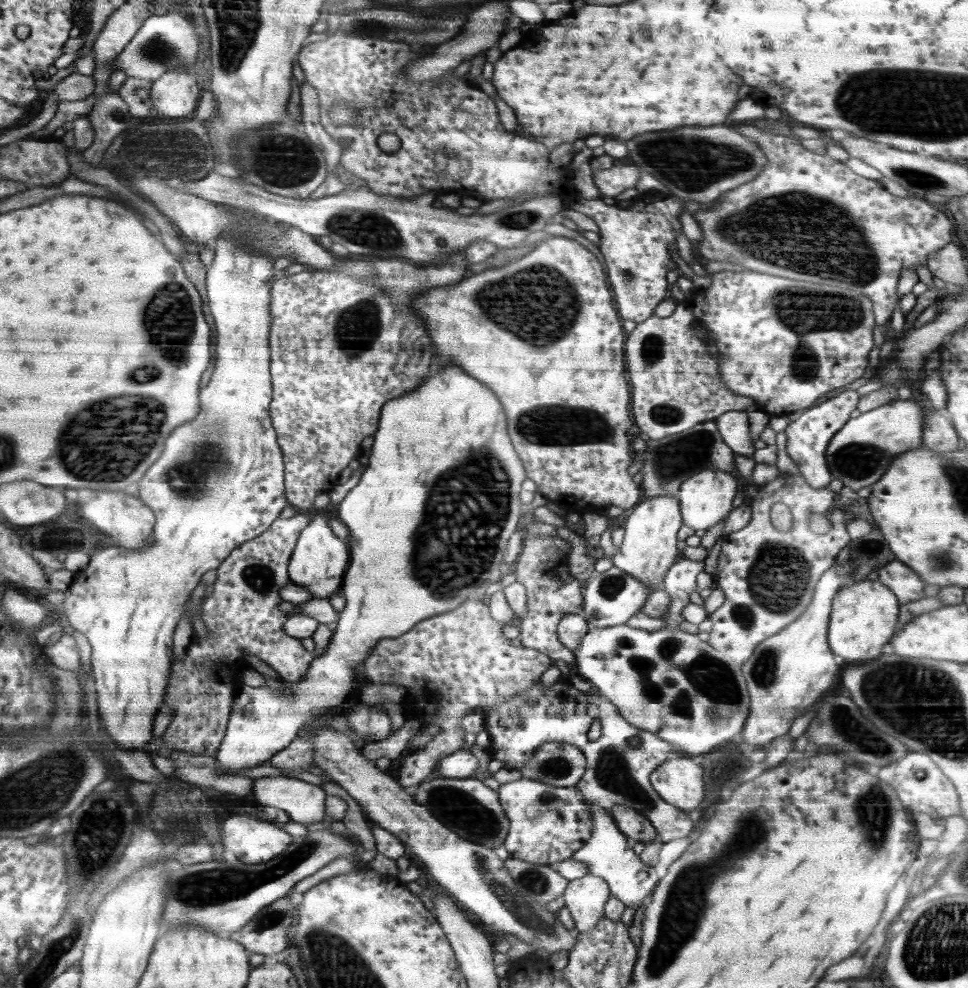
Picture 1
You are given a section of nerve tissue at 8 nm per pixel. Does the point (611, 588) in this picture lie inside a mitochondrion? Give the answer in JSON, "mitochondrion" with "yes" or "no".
{"mitochondrion":"yes"}

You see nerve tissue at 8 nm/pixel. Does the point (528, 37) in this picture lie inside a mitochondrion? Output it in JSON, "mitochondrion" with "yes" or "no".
{"mitochondrion":"no"}

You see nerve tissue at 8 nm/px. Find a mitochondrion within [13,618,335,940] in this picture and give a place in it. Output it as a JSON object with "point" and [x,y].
{"point":[197,890]}

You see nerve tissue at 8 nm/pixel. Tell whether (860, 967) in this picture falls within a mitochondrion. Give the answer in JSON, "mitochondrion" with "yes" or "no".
{"mitochondrion":"no"}

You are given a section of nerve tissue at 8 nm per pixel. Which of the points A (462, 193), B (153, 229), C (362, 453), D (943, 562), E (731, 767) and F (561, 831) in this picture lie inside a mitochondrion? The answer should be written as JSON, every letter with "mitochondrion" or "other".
{"A":"other","B":"other","C":"other","D":"mitochondrion","E":"other","F":"other"}

